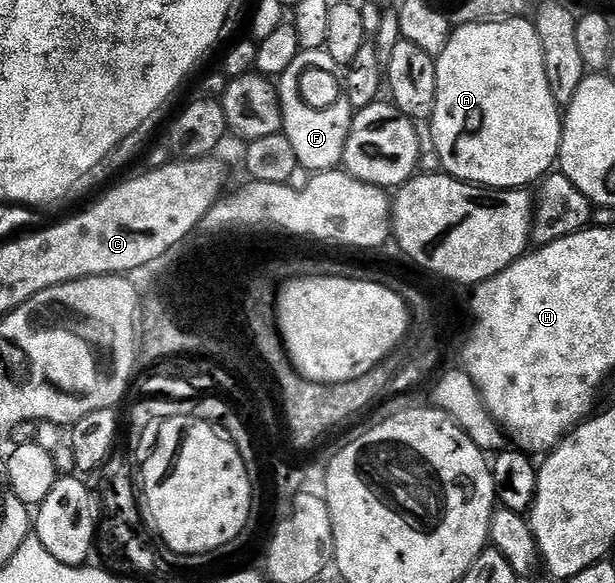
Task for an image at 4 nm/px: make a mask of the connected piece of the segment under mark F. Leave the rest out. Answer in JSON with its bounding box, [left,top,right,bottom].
[277,50,353,174]

